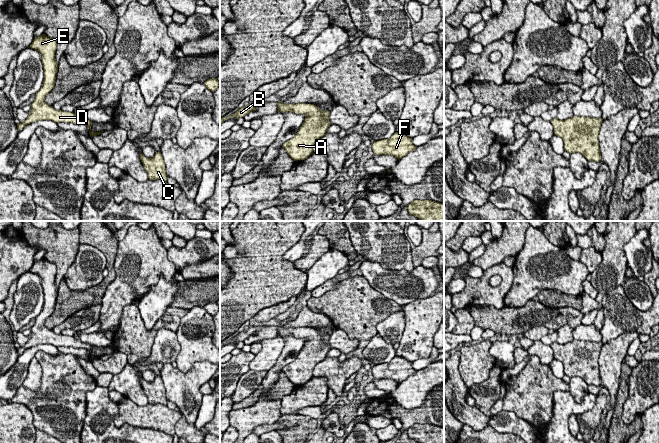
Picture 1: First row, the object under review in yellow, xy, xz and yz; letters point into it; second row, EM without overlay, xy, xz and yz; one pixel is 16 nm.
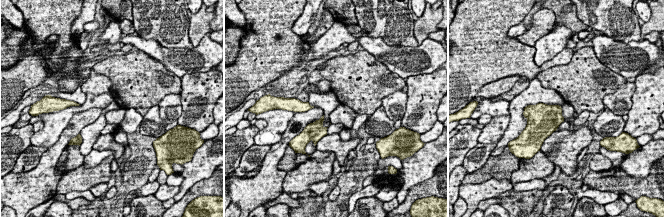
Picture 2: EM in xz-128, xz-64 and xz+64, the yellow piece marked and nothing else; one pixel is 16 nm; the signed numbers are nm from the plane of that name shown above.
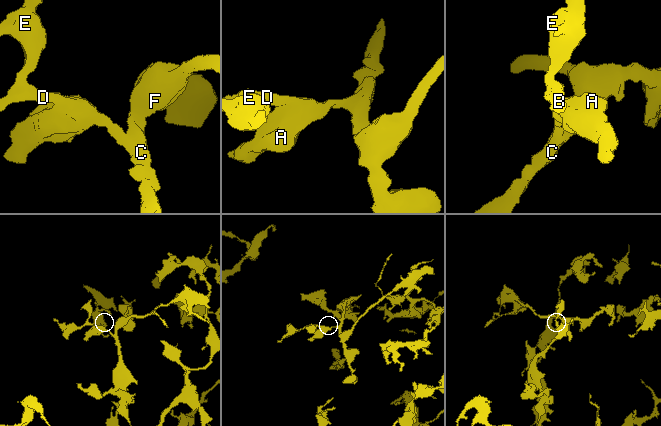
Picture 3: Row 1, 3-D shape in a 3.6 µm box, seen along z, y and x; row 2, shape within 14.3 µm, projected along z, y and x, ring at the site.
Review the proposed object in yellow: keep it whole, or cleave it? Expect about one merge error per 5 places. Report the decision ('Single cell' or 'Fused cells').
Single cell

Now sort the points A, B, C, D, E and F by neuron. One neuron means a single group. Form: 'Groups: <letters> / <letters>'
Groups: A B C D E F

